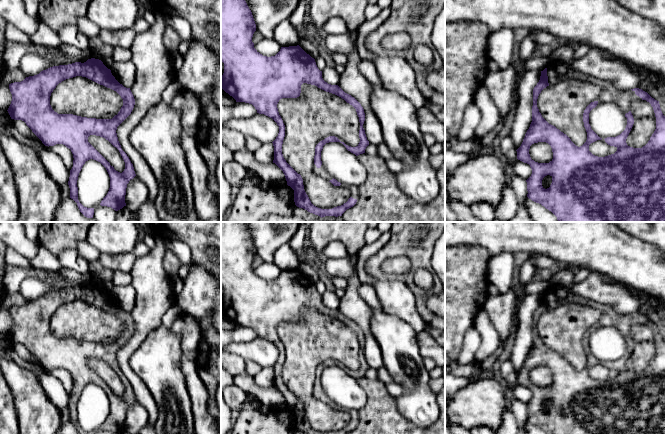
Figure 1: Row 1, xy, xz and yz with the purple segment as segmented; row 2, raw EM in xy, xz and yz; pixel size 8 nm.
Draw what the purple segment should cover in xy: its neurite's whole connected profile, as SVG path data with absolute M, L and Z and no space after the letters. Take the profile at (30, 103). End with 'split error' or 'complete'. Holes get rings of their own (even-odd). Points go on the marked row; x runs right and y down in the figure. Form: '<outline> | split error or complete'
M91 58L84 63L75 62L68 65L50 67L41 71L37 75L26 77L21 82L9 84L9 89L12 94L12 101L7 111L11 119L24 121L45 146L49 147L56 144L63 144L71 150L74 160L73 167L70 170L68 185L70 188L70 198L77 203L80 212L87 218L93 218L94 208L84 207L79 202L77 187L79 173L85 162L90 159L100 162L106 168L110 177L109 191L101 201L100 205L111 207L115 211L118 211L126 206L125 195L127 184L136 176L136 174L129 157L121 148L116 130L117 127L131 114L134 108L135 99L130 88L126 88L120 84L112 75L111 70L108 69L101 60ZM76 76L86 77L100 85L116 91L123 99L123 106L118 114L112 119L96 119L81 117L73 114L58 114L55 112L50 105L51 93L59 83ZM90 135L105 138L119 150L125 162L125 169L122 173L116 171L114 167L111 166L110 163L88 142L88 137Z | complete

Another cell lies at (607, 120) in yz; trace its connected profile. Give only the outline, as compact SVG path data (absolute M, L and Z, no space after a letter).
M598 103L589 113L591 129L602 139L616 137L626 128L625 113L615 103Z

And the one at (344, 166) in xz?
M340 142L323 146L321 161L327 172L345 186L359 186L367 179L367 170L358 157Z

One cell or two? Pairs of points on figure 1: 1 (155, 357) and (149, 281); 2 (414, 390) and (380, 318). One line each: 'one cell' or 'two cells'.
1: two cells
2: one cell

